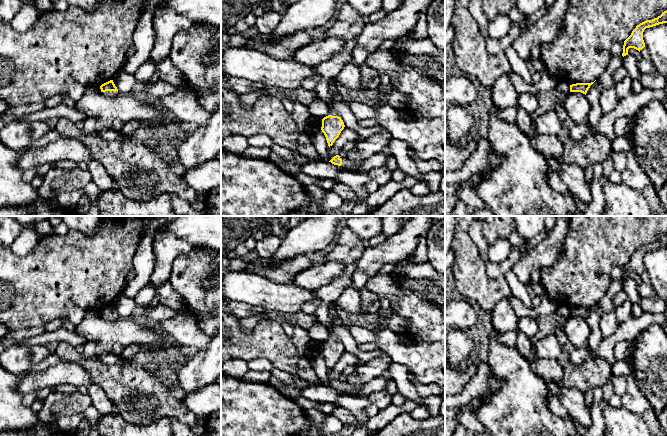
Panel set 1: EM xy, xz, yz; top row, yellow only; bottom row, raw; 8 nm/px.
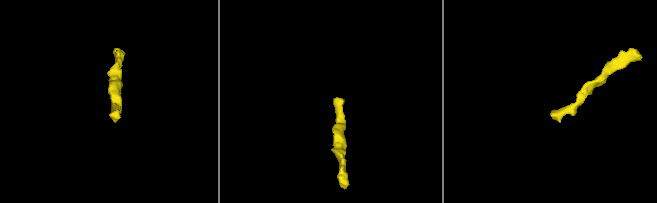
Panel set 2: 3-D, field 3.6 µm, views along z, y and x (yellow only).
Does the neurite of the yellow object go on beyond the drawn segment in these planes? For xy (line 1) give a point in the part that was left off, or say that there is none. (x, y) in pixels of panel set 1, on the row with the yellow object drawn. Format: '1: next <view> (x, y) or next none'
1: next xy (108, 93)

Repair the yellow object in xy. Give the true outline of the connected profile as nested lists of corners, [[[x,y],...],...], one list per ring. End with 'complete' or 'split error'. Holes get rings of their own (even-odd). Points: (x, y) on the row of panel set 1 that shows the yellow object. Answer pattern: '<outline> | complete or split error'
[[[110,80],[100,86],[101,92],[107,97],[114,97],[119,94],[113,80]]] | split error

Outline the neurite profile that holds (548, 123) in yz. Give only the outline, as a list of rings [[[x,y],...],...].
[[[554,110],[542,114],[535,120],[536,133],[541,135],[557,135],[563,126]]]

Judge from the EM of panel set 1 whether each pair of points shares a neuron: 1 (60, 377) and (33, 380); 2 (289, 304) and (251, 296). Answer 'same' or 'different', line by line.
1: same
2: same

